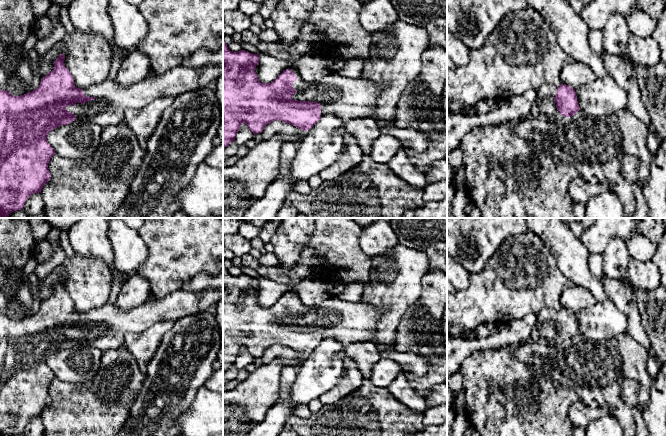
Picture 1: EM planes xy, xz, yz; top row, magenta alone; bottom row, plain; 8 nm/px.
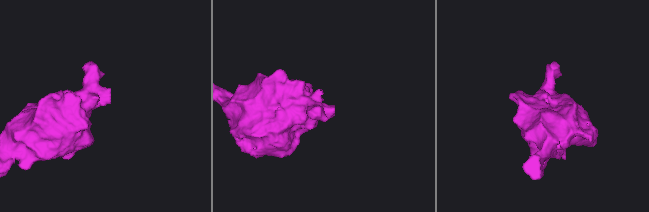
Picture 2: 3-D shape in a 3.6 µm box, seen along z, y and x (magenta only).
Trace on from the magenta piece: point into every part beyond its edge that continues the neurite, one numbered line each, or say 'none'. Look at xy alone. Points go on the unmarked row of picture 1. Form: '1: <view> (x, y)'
1: xy (111, 324)

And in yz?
1: yz (544, 332)

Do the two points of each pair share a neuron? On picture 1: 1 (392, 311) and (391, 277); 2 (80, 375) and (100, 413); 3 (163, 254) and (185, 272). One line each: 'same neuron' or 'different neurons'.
1: same neuron
2: different neurons
3: same neuron

